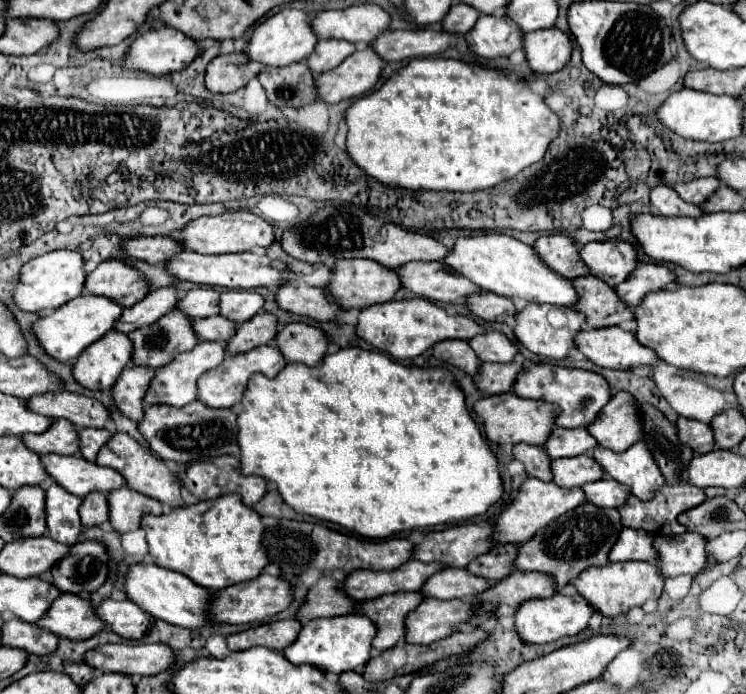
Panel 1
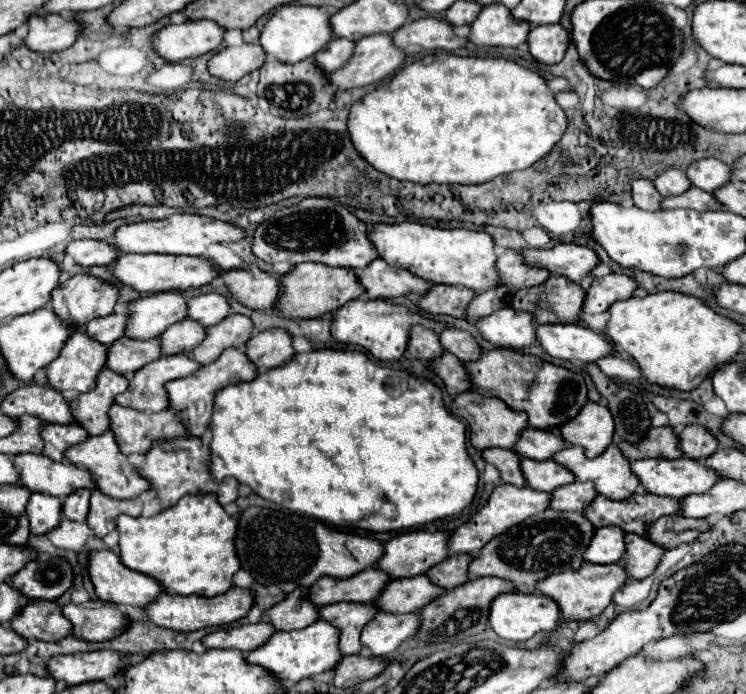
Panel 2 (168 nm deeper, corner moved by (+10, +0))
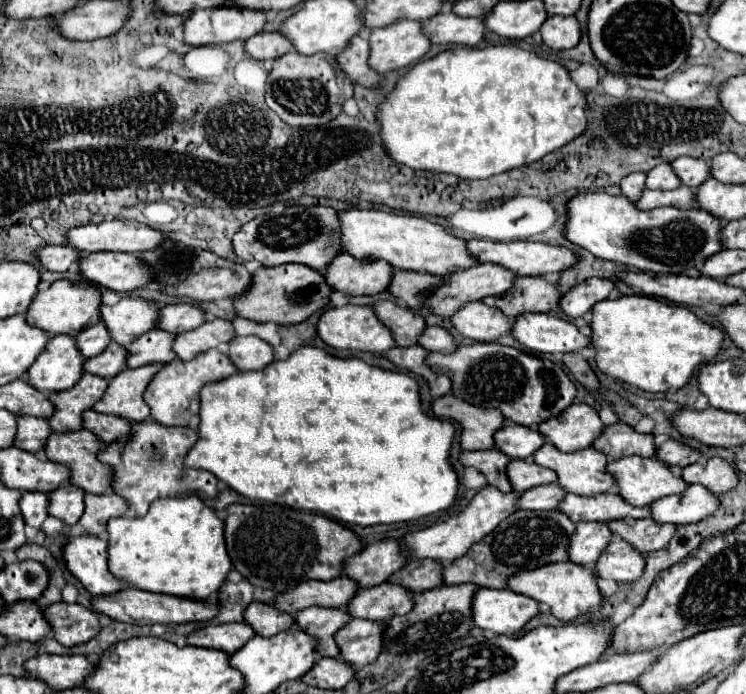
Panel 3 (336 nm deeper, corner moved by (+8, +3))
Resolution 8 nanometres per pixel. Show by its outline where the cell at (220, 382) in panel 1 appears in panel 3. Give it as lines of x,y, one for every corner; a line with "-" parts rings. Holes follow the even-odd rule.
207,350
199,356
183,362
183,360
171,360
165,364
149,382
143,400
151,408
151,418
163,426
185,426
191,430
197,430
199,424
199,390
207,382
225,380
227,376
235,374
237,368
231,364
227,354
219,350

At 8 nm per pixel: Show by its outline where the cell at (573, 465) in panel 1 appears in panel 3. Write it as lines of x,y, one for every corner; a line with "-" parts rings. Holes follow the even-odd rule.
511,460
507,464
507,478
511,480
511,486
515,492
525,492
529,488
551,484
557,480
555,472
527,460

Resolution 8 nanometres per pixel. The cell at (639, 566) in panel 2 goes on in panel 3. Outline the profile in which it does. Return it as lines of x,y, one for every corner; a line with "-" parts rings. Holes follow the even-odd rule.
613,536
611,544
603,550
603,556
595,562
597,578
615,582
635,582
643,574
643,554
639,554
631,544
617,540

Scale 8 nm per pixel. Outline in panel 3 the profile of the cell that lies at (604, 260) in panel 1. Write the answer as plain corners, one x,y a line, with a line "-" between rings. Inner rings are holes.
469,240
467,242
467,252
475,256
481,264
493,262
499,264
519,276
541,276
549,272
561,272
571,268
577,258
571,250
559,248
559,246
549,246
549,244
539,244
539,242
529,242
529,240
519,240
519,242
493,242
493,240

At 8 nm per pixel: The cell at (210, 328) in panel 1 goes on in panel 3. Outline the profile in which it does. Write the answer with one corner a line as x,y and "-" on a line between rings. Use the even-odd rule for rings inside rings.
151,330
133,340
125,350
127,350
127,366
129,368
139,368
145,364
167,364
169,360
177,358
175,352
171,350
173,344
173,334
163,332
163,330

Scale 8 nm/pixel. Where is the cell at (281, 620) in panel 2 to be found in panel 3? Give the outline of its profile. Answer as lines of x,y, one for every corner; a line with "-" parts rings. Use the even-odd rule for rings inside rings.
255,602
249,604
247,612
243,612
243,620
259,634
259,636
275,636
293,626
293,616
277,610
271,604

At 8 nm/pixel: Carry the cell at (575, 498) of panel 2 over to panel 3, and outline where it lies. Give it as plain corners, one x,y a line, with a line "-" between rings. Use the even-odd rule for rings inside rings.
559,484
531,488
519,496
519,510
553,510
563,496
565,490

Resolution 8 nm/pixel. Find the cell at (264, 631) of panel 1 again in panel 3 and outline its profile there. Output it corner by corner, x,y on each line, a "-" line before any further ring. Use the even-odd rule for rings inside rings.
245,622
239,624
219,624
219,626
205,626
193,630
187,636
187,644
201,646
201,648
215,648
225,654
235,654
247,640
255,636
253,628

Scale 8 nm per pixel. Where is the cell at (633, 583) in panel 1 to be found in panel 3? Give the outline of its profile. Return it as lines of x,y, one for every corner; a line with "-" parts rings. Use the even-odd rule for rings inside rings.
559,562
559,564
545,564
543,568
527,570
527,572
515,572
511,580
507,580
507,588
529,596
537,602
543,602
549,606
551,614
561,622
571,622
577,616
583,616
589,610
597,610
601,604
601,594
595,584
595,572
591,568
571,564
571,562

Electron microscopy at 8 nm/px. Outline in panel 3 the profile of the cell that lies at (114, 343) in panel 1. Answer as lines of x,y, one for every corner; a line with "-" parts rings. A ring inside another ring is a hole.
53,336
45,352
27,370
27,382
43,394
71,388
83,374
83,356
75,348
75,338

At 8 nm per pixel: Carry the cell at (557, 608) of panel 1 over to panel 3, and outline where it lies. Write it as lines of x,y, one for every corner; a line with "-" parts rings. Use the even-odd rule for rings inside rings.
477,588
473,596
473,622
481,630
495,634
519,634
521,628
539,614
539,604
511,590

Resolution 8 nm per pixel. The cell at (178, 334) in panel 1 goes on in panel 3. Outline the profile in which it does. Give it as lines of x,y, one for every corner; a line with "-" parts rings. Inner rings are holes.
111,342
99,356
85,360
85,372
95,374
95,376
103,376
109,380
125,368
125,358
127,358
125,348

